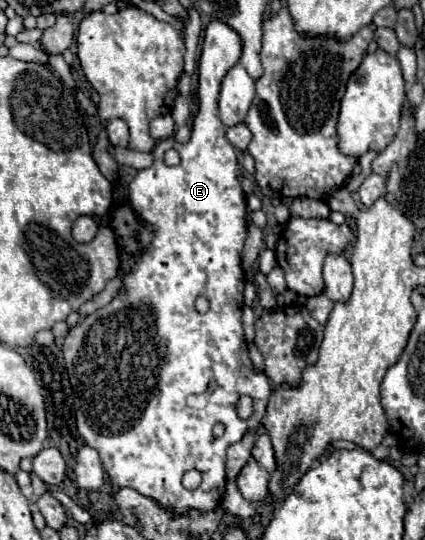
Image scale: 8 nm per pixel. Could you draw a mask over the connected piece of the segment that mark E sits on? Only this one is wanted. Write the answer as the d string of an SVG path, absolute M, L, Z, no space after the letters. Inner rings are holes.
M213 19L207 29L205 29L205 41L203 41L203 51L201 51L201 59L199 59L199 113L195 117L195 123L193 123L193 133L191 133L191 139L185 143L185 145L179 145L179 143L157 143L155 149L153 149L153 157L155 157L155 163L147 169L141 169L135 179L129 183L129 205L133 207L135 215L145 221L151 231L153 231L153 239L149 241L149 245L139 253L137 261L131 263L129 271L123 273L123 269L119 271L119 277L123 281L123 287L119 289L119 293L113 297L113 301L103 307L103 309L97 309L93 315L87 315L81 323L77 323L73 329L69 329L67 337L65 337L65 343L63 343L63 359L65 359L65 367L67 367L67 373L69 373L69 381L71 381L71 387L73 387L73 401L75 401L75 417L77 417L77 429L79 429L79 435L85 439L87 445L91 445L93 449L99 451L99 457L101 457L101 463L103 463L103 469L105 473L109 475L111 483L113 485L121 485L121 487L133 487L137 489L141 495L153 499L159 503L161 509L169 511L173 517L181 517L181 515L189 515L189 511L201 511L201 513L209 513L209 511L215 511L221 501L223 501L223 495L225 495L225 485L227 485L227 479L225 479L225 451L229 445L241 441L241 437L245 433L259 433L261 429L261 419L265 417L265 407L267 407L267 401L269 401L269 395L271 395L271 383L269 383L269 377L255 369L255 365L251 363L249 359L249 353L247 353L247 341L245 341L245 335L243 335L243 325L241 325L241 309L243 309L243 287L245 287L245 273L241 269L241 251L243 251L243 243L245 243L245 237L247 237L247 225L245 225L245 193L241 189L241 183L239 183L239 163L237 163L237 155L235 155L235 149L233 145L229 143L229 139L225 137L225 127L223 123L219 121L217 117L217 97L219 97L219 87L221 87L221 81L225 77L225 73L241 59L241 53L243 53L243 41L239 37L239 33L235 29L231 29L227 23L219 21L219 19ZM167 149L175 149L181 157L181 163L177 167L167 167L163 163L163 157L159 157L161 153L165 153ZM197 297L205 297L209 301L209 311L207 313L199 313L195 309L195 299ZM241 395L251 395L253 401L255 401L255 415L247 421L241 421L235 413L235 405L239 401ZM221 421L225 425L225 433L221 439L215 439L213 437L213 425ZM187 469L197 469L201 471L203 475L203 481L197 489L189 491L183 487L181 479L183 479L183 473Z

